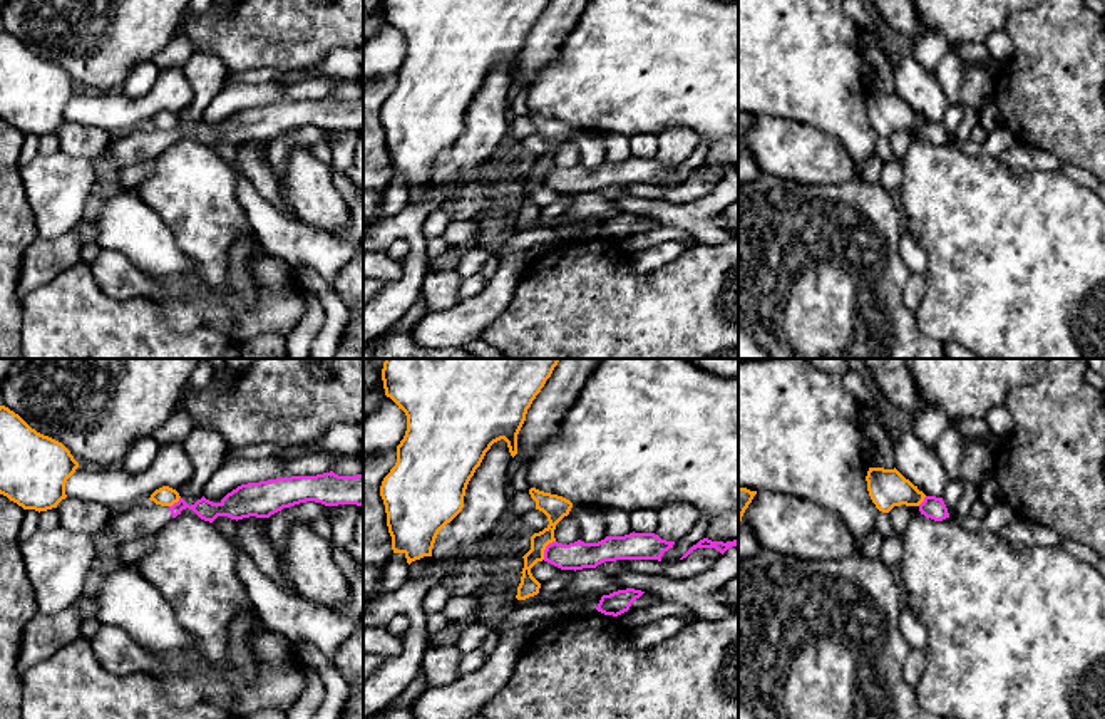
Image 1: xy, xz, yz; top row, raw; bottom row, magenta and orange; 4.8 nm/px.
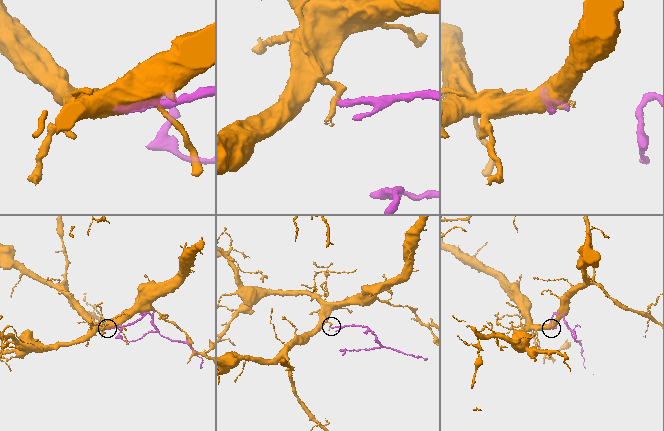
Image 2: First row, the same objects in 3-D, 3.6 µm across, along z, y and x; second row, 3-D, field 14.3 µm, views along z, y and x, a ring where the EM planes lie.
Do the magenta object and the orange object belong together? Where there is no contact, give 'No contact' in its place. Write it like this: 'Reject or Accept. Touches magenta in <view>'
Reject. Touches magenta in xz

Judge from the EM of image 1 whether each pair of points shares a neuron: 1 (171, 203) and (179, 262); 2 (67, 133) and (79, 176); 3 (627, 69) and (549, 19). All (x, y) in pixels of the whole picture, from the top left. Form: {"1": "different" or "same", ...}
{"1": "different", "2": "different", "3": "different"}

